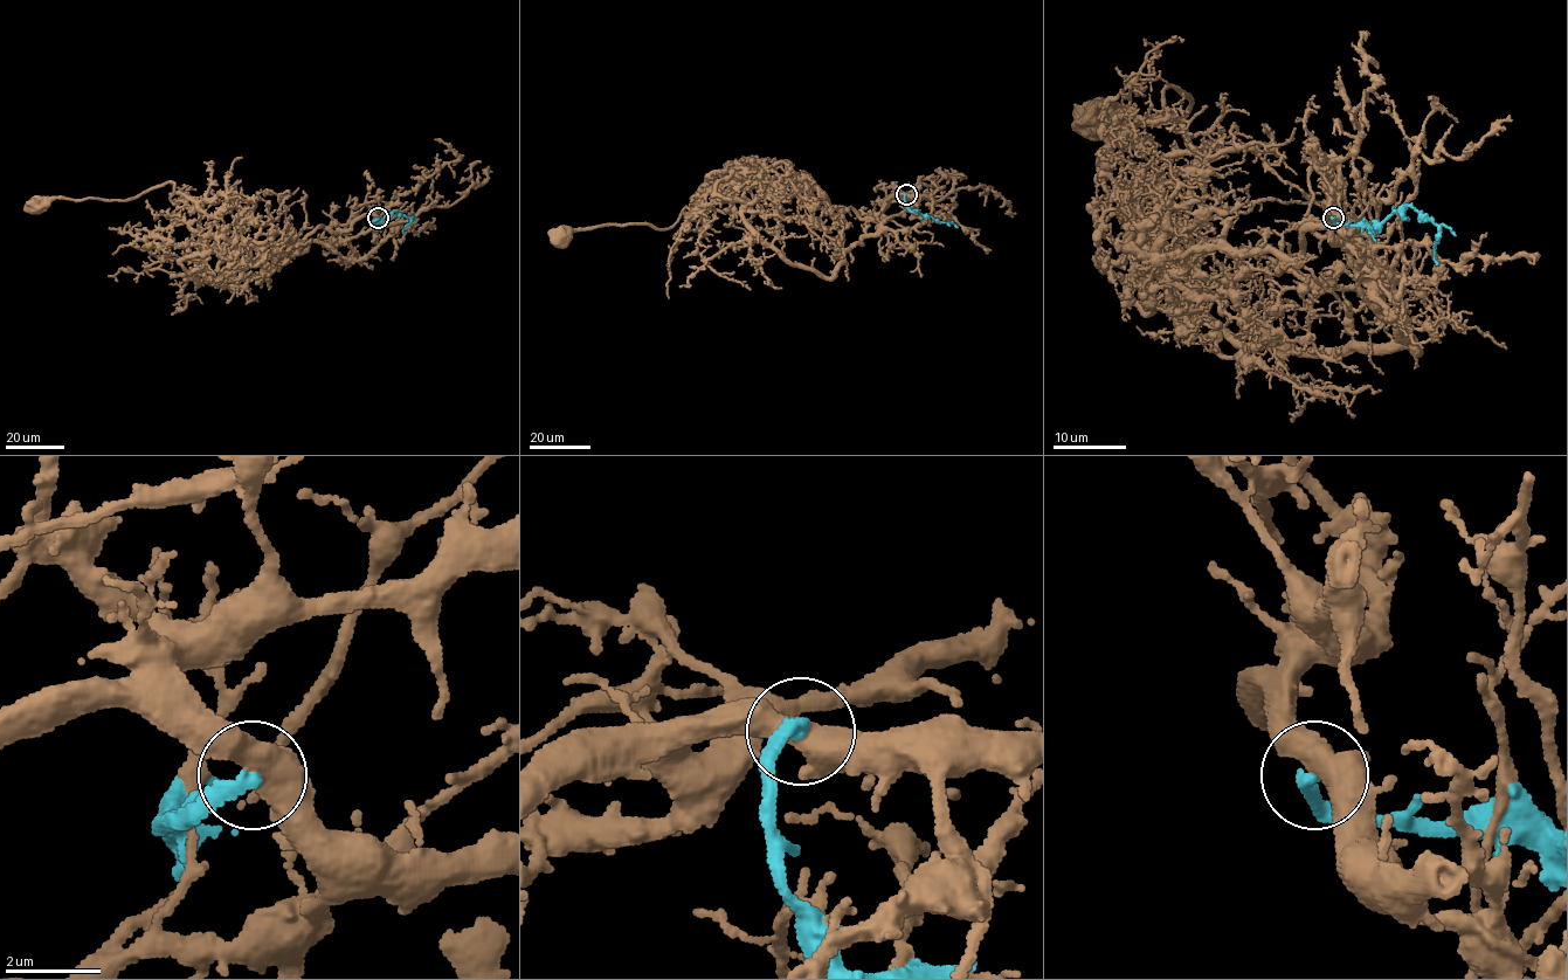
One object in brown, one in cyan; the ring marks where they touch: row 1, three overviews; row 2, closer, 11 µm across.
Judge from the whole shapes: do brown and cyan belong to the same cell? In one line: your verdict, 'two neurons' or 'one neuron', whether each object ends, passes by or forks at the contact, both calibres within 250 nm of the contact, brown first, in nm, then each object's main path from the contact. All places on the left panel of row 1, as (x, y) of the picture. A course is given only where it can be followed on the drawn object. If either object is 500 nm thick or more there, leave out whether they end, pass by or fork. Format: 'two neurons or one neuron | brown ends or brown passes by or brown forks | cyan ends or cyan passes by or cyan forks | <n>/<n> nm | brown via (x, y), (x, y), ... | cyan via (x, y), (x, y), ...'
two neurons | 550/240 nm | brown via (378, 219), (266, 244), (200, 239), (199, 206), (171, 181), (124, 200), (40, 205) | cyan via (378, 219), (372, 221), (382, 221), (386, 214), (396, 211), (409, 218), (403, 234)

